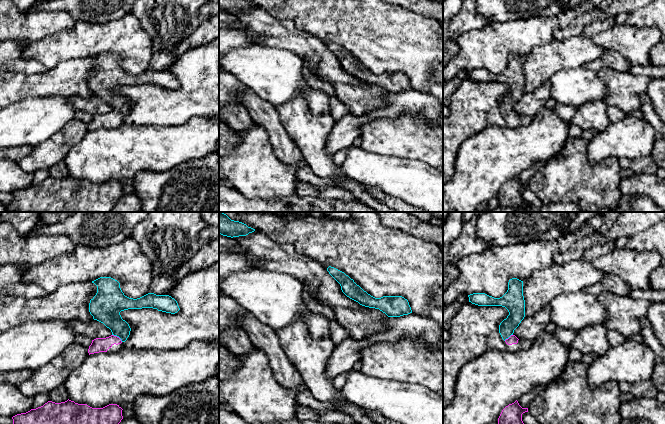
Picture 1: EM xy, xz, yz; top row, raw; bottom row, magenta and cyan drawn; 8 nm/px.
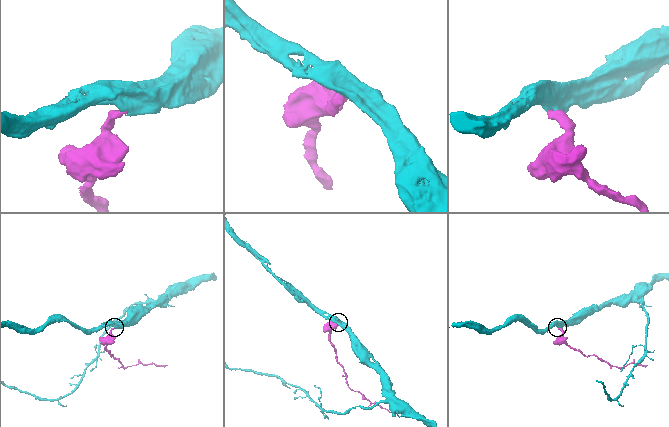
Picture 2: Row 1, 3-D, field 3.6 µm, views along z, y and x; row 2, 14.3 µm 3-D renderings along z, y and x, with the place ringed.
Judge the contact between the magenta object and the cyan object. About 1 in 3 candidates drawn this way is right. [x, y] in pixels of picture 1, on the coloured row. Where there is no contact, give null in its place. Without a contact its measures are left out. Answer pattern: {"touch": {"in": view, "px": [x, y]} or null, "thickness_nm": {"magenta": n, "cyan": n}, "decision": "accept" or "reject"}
{"touch": {"in": "xy", "px": [116, 336]}, "thickness_nm": {"magenta": 110, "cyan": 260}, "decision": "accept"}

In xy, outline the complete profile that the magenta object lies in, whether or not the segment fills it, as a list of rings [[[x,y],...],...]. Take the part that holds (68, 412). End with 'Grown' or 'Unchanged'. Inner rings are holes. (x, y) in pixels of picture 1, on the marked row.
[[[68,399],[61,403],[48,401],[12,419],[13,424],[119,424],[123,419],[122,410],[117,404],[92,408]]]. Unchanged

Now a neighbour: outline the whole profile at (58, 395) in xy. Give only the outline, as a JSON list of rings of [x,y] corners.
[[[61,385],[49,393],[50,401],[55,403],[65,402],[69,399],[69,395],[64,385]]]

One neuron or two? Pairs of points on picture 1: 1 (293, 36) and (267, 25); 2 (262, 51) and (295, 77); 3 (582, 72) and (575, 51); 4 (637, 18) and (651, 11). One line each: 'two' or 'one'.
1: one
2: one
3: two
4: one

